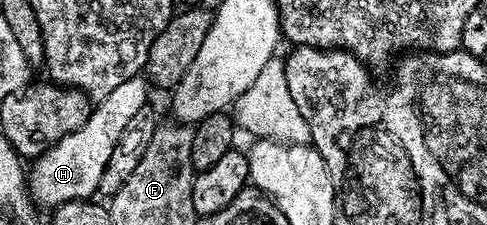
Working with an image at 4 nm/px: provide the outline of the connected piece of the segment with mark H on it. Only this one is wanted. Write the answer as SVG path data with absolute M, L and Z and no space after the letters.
M134 77L118 89L107 92L100 104L93 106L88 119L74 133L62 137L56 144L48 148L42 155L36 156L26 175L28 193L37 208L55 209L63 203L73 203L79 199L88 201L105 180L104 170L110 161L110 153L114 153L114 145L118 145L118 137L122 137L122 129L143 107L149 106L147 78Z

